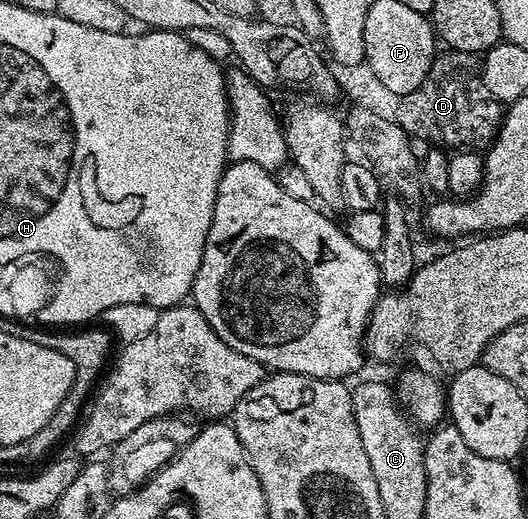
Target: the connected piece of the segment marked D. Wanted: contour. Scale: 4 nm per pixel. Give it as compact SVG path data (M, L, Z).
M464 53L438 54L425 83L400 100L396 122L410 137L417 135L429 145L484 152L493 146L503 122L503 104L483 85L478 60Z

